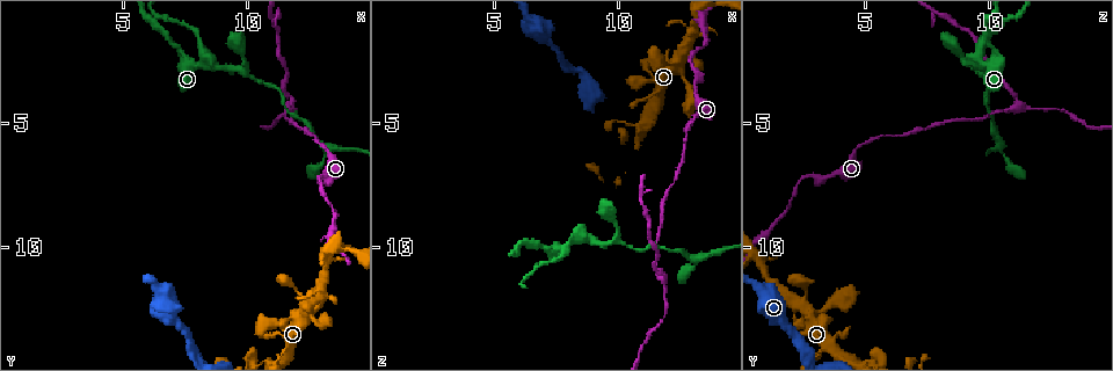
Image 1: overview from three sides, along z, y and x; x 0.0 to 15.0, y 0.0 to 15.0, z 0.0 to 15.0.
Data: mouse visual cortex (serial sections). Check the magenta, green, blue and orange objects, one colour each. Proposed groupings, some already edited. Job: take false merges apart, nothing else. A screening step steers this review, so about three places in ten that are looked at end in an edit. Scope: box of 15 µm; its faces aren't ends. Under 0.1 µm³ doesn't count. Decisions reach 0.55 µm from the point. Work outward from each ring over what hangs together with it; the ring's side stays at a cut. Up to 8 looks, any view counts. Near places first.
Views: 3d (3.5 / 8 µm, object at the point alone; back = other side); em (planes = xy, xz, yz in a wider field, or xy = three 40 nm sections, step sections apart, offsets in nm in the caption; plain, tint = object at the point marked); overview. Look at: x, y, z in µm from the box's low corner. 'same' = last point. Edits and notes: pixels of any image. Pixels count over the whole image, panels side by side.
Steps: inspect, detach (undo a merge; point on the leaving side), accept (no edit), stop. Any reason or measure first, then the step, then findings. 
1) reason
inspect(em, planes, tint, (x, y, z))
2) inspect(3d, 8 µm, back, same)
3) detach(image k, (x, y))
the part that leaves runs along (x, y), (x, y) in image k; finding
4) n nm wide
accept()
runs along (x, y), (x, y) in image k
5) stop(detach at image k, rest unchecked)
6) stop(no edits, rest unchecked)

sharp bend
inspect(3d, 3.5 µm, (13.0, 7.4, 2.2))

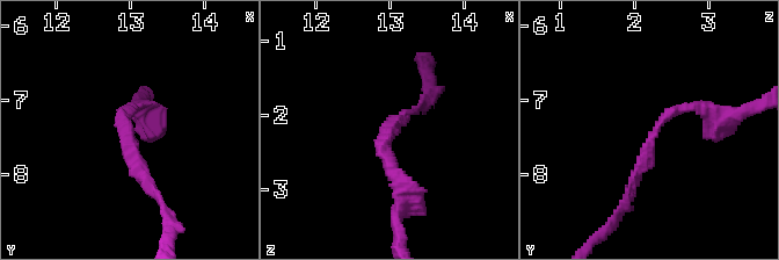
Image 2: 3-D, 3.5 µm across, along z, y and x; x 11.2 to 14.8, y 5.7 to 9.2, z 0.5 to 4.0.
arms of 200, 200 nm
inspect(em, xy, step 3, plain, (12.95, 7.40, 2.30))

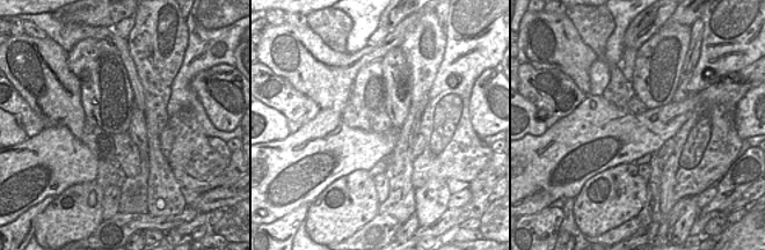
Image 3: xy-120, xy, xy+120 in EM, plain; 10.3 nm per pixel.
inspect(em, xy, step 3, tint, same)

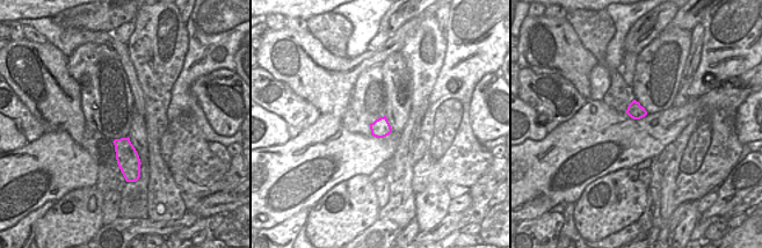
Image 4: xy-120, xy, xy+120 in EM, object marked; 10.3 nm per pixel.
accept()
runs along (713, 116), (700, 106), (665, 116), (630, 195) in image 2; one cell here

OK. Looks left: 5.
a narrow waist
inspect(3d, 3.5 µm, (12.4, 12.3, 2.5))

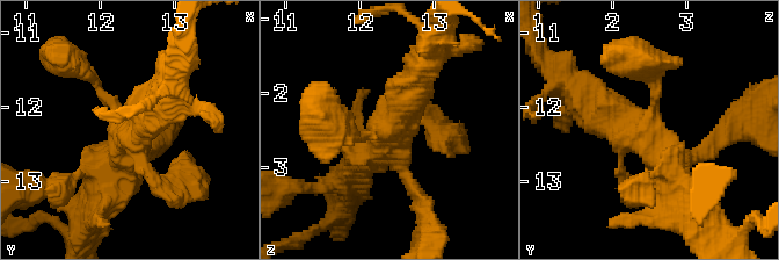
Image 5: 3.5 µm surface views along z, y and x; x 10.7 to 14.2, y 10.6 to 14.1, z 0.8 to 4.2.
inspect(em, xy, step 1, tint, (12.30, 12.20, 2.55))

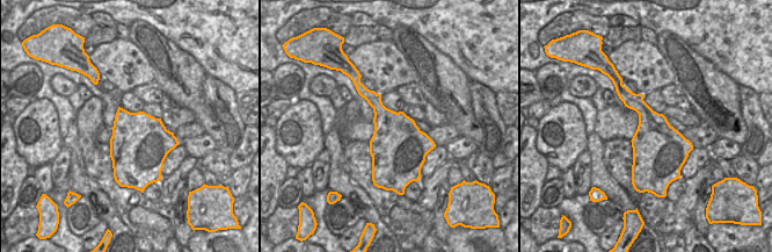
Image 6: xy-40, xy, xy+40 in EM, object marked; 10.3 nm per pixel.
accept()
runs along (678, 190), (649, 137), (587, 99) in image 5; one cell here

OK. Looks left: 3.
inspect(3d, 8 µm, (7.9, 14.3, 2.8))

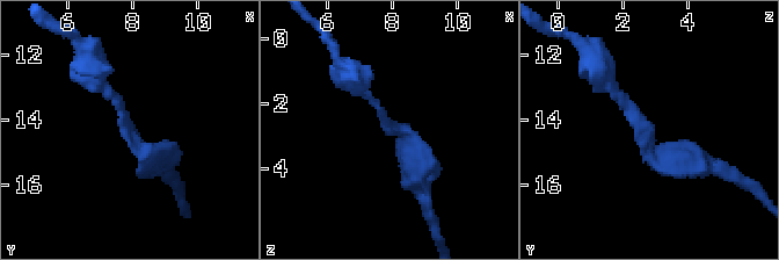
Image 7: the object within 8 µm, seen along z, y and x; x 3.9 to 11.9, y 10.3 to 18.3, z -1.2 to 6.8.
need the tissue
inspect(em, xy, step 5, tint, (7.9, 14.4, 2.8))

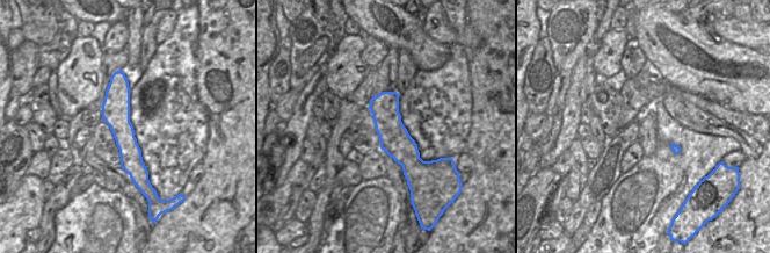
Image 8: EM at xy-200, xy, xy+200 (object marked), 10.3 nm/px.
accept()
one cell here

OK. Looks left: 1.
stop(no edits, rest unchecked)

